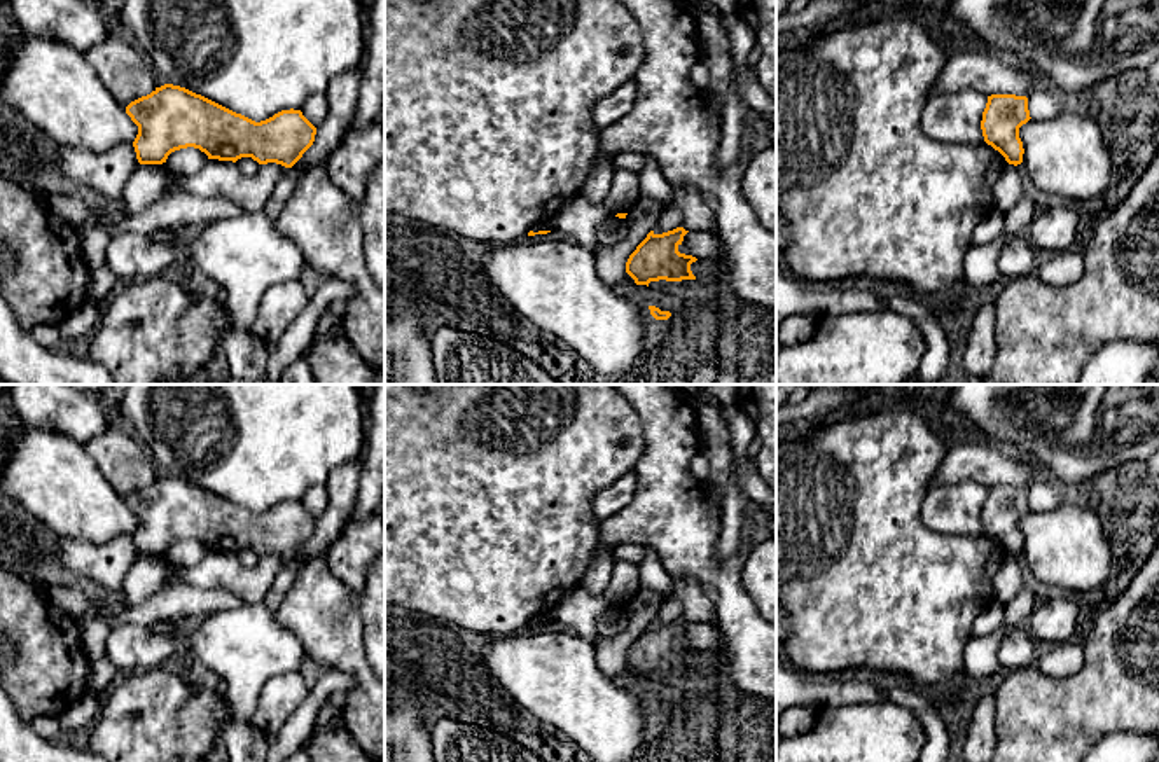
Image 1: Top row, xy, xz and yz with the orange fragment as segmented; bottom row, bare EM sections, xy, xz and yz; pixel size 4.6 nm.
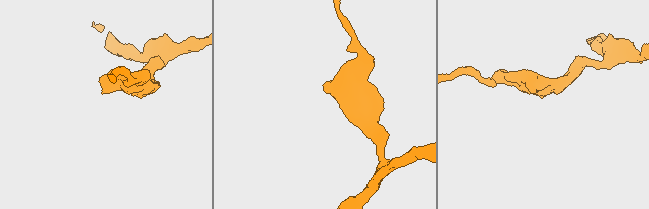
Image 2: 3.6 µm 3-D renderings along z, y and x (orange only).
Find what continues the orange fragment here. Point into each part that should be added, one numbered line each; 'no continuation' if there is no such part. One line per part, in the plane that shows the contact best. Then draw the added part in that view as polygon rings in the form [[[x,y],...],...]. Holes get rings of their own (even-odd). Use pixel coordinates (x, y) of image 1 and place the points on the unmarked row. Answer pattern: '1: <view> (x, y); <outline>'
no continuation

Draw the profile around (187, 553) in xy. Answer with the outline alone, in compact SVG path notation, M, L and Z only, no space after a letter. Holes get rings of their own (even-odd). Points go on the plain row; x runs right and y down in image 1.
M194 538L175 542L166 551L170 561L182 568L199 565L208 552L208 547Z

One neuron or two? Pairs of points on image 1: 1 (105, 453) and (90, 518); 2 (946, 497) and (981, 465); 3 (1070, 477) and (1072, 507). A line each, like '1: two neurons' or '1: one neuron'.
1: two neurons
2: two neurons
3: two neurons

